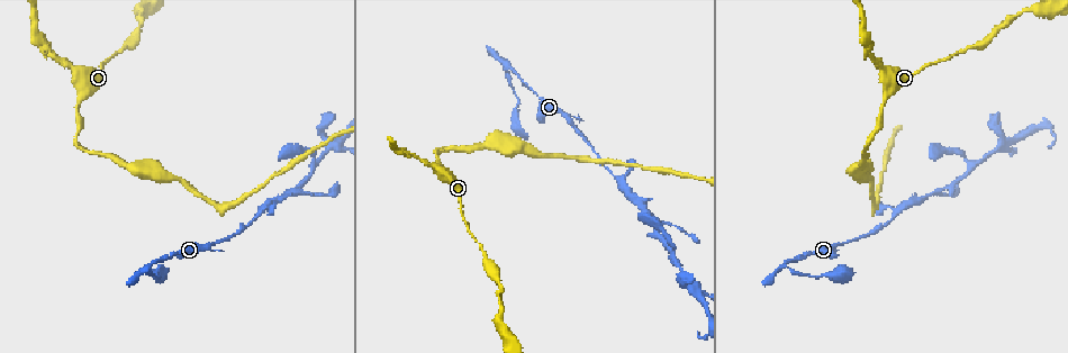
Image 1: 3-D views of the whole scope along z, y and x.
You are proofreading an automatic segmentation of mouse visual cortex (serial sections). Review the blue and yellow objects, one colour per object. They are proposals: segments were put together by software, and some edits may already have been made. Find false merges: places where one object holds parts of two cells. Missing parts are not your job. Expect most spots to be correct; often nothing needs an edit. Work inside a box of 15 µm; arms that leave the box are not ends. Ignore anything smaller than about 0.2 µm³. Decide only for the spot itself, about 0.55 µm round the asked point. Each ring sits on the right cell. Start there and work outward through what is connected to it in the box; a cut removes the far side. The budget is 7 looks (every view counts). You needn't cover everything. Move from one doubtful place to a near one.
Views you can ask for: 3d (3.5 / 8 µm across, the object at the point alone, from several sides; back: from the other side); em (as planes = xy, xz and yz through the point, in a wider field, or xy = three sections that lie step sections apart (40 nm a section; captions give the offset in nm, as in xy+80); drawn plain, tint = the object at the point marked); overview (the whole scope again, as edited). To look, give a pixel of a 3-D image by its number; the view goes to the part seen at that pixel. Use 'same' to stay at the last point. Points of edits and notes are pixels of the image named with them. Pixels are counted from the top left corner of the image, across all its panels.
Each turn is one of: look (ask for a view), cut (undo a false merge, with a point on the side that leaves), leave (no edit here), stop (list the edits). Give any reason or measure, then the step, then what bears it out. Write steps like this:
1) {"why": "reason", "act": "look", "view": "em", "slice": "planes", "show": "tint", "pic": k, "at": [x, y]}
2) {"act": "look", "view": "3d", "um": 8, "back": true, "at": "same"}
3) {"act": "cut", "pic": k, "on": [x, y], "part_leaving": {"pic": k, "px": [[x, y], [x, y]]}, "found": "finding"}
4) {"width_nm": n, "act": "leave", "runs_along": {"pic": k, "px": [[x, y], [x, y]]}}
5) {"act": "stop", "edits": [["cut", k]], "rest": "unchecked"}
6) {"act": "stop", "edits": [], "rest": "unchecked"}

{"why": "sharp bend", "act": "look", "view": "3d", "um": 3.5, "back": true, "pic": 1, "at": [77, 147]}

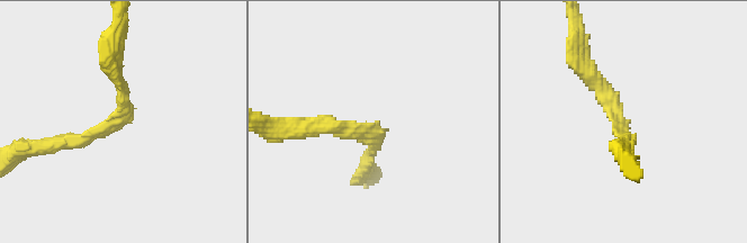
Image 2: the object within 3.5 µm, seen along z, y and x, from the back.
{"arm_widths_nm": [200, 200], "act": "look", "view": "em", "slice": "xy", "step": 1, "show": "tint", "pic": 2, "at": [121, 120]}

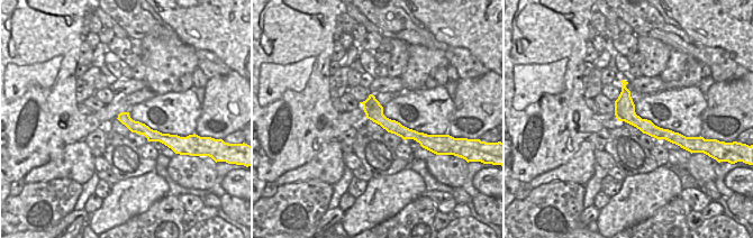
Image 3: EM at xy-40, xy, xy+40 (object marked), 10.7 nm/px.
{"act": "leave", "runs_along": {"pic": 2, "px": [[111, 56], [122, 119], [53, 143]]}, "found": "one cell here"}

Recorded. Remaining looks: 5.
{"why": "sharp bend", "act": "look", "view": "em", "slice": "xy", "step": 1, "show": "tint", "pic": 1, "at": [148, 264]}

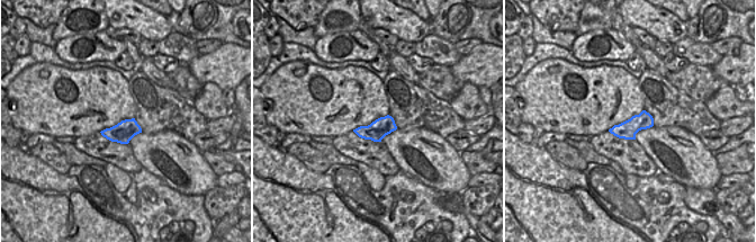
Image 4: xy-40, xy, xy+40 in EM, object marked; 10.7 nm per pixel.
{"act": "look", "view": "3d", "um": 3.5, "at": "same"}

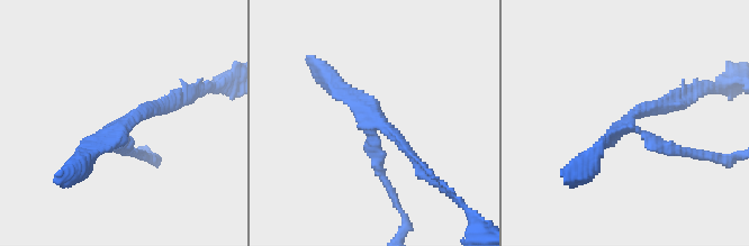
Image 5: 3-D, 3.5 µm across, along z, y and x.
{"act": "leave", "runs_along": {"pic": 5, "px": [[168, 106], [119, 126], [136, 154]]}, "found": "all the same cell"}

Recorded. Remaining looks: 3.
{"why": "side arm on a straight run", "act": "look", "view": "3d", "um": 8, "pic": 1, "at": [335, 145]}

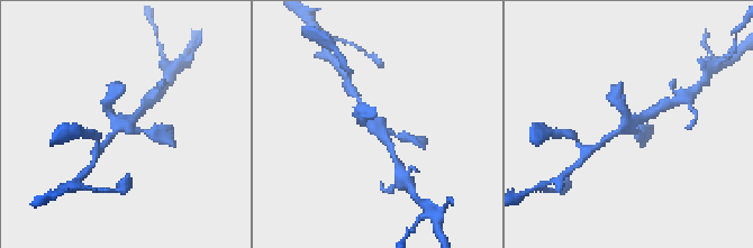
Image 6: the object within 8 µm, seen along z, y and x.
{"act": "look", "view": "em", "slice": "xy", "step": 1, "show": "tint", "pic": 6, "at": [631, 123]}

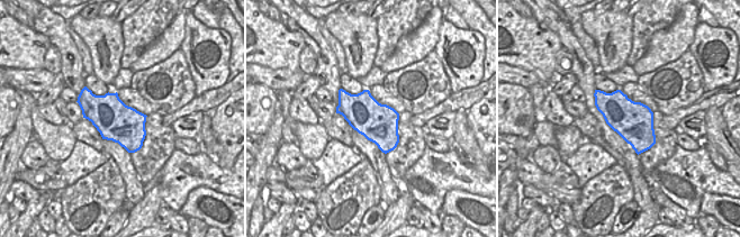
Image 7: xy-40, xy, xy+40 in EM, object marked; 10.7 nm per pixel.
{"act": "leave", "runs_along": {"pic": 6, "px": [[362, 106], [392, 153]]}, "found": "all the same cell"}

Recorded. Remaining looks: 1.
{"act": "stop", "edits": [], "rest": "unchecked"}

